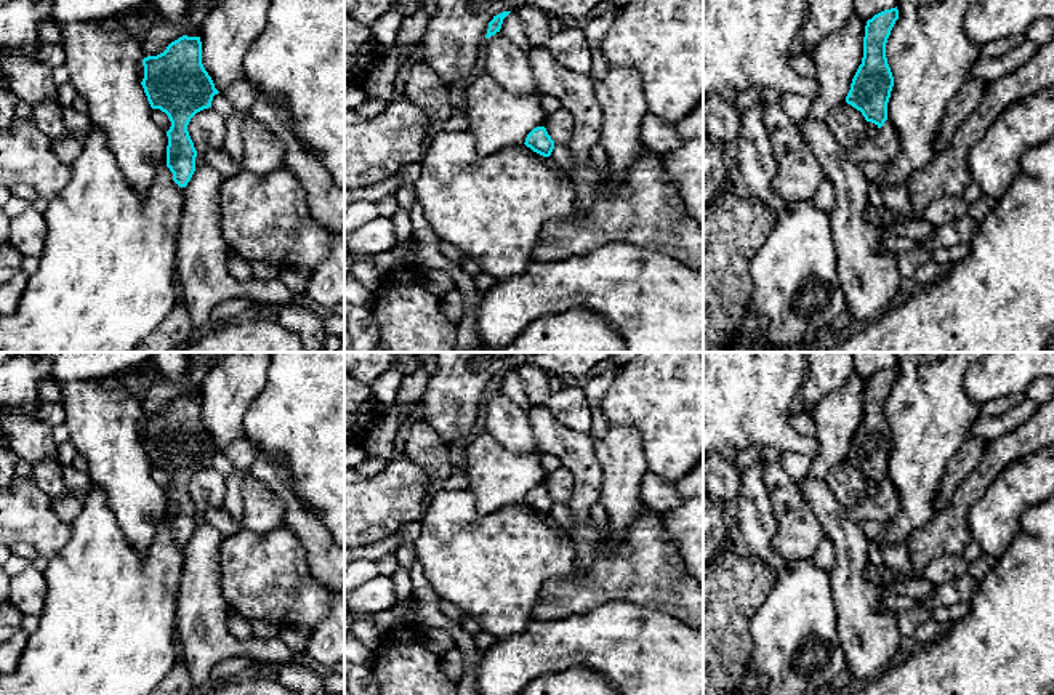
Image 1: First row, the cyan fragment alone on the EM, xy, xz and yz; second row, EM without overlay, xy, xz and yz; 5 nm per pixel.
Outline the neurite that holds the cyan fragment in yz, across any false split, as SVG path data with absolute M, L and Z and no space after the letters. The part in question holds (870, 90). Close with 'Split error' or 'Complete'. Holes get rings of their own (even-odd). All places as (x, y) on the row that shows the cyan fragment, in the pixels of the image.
M895 6L867 21L862 64L846 96L846 102L860 110L865 120L878 128L887 120L887 102L894 86L886 43L897 19L899 10Z. Complete

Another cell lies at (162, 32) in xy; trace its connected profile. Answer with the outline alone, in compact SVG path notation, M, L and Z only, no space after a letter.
M162 16L154 18L154 24L139 37L144 58L163 53L179 37L183 37L183 27L179 24Z

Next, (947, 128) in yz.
M968 78L947 104L935 139L935 152L953 138L956 128L977 109L985 86L979 78Z

